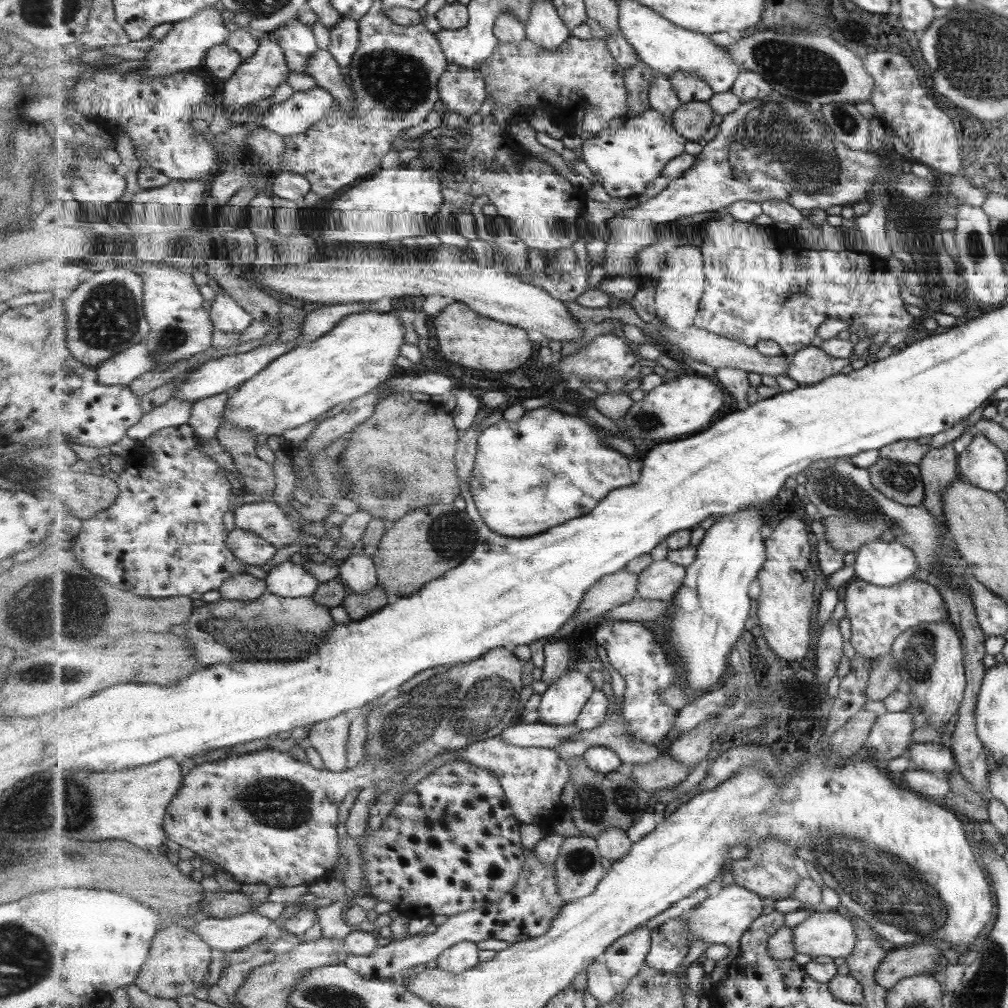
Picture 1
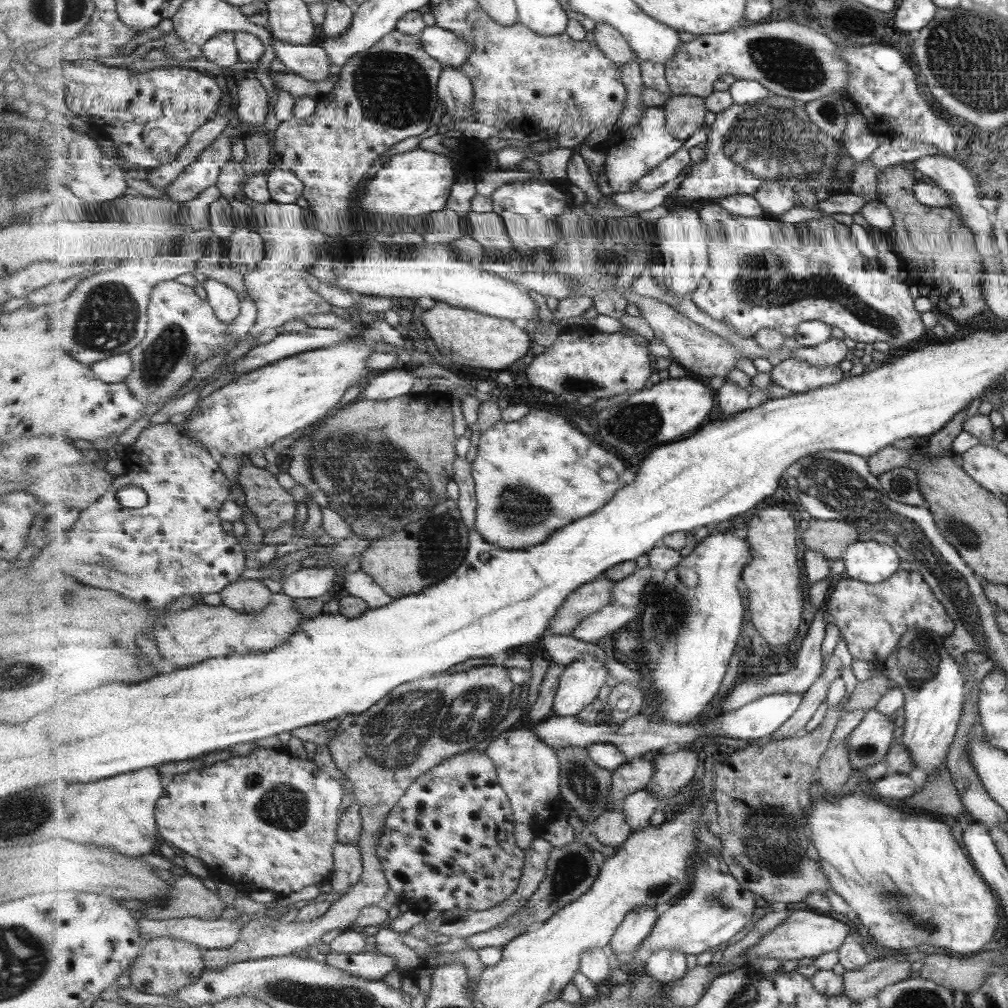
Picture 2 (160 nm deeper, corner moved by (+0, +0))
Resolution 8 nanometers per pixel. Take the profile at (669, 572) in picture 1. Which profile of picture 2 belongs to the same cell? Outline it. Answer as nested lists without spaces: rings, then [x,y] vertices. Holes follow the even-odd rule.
[[[650,565],[637,569],[631,576],[623,580],[616,581],[612,588],[612,604],[628,606],[633,608],[637,606],[643,590],[647,584],[655,584],[659,581],[661,573],[656,572]]]

